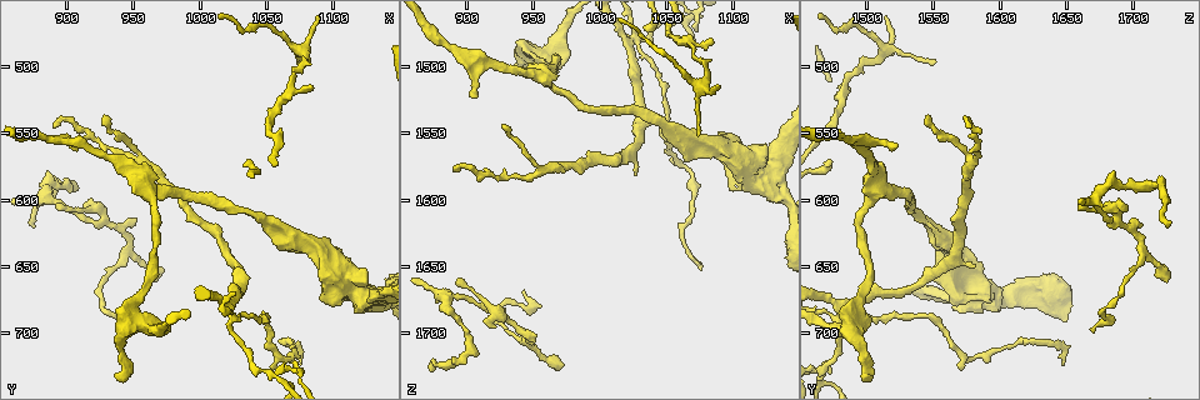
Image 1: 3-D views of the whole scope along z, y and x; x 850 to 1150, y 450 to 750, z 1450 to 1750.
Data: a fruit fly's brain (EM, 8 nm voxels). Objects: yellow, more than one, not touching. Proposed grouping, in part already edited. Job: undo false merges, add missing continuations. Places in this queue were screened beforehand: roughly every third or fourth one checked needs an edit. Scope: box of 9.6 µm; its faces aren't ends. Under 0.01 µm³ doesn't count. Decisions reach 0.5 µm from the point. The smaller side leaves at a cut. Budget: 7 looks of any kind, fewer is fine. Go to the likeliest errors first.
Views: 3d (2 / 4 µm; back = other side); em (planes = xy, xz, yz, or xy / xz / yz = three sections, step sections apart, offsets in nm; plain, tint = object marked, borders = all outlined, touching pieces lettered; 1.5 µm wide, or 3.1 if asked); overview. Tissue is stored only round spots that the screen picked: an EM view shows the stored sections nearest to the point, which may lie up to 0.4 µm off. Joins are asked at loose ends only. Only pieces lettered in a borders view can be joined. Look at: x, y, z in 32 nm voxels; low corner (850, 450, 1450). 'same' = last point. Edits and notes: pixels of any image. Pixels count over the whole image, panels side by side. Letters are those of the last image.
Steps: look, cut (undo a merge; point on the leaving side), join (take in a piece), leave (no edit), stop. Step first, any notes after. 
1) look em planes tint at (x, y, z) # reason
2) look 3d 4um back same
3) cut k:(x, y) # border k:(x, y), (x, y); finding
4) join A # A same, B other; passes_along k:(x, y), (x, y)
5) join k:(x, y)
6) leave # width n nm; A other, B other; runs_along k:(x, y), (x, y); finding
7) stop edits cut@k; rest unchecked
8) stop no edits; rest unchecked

look em planes borders at (1086, 514, 1478) # an open end

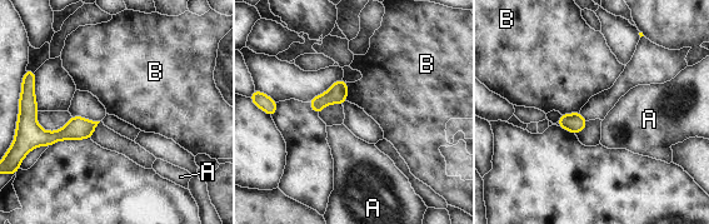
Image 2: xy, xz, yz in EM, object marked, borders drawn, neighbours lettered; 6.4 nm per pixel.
leave # longest_contact B 130 nm; A other, B other; border 2:(344, 81), (348, 88), (346, 100); no lettered piece goes on from it

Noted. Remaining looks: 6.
look 3d 2um at (954, 678, 1494) # abrupt turn

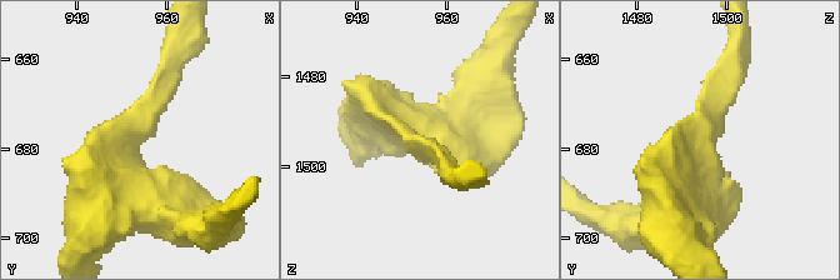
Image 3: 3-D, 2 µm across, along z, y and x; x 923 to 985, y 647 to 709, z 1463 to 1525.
look em planes tint at (952, 678, 1496) # arms 3; arm_widths 190, 300, 360 nm; need the tissue

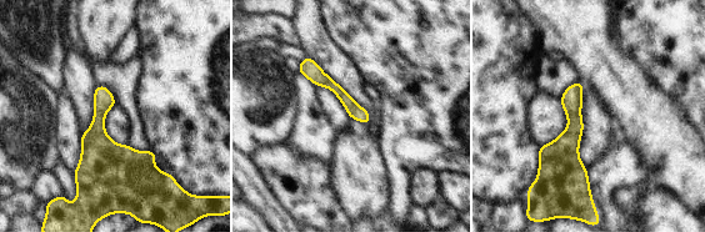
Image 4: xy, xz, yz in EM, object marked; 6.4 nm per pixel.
look em planes borders same # what lies round it

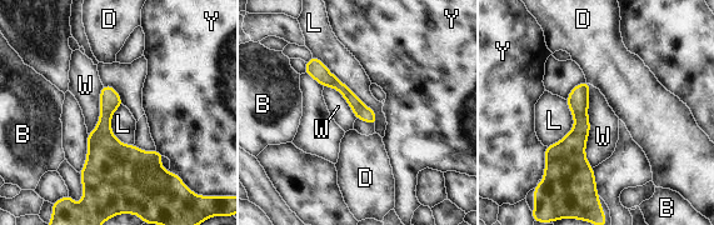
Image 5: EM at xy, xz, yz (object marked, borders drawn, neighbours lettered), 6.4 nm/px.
leave # B other, D other, L other, W other, Y other; runs_along 5:(585, 85), (577, 171), (593, 188); all the same neuron

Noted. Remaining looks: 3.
look 3d 4um at (890, 544, 1574) # free end

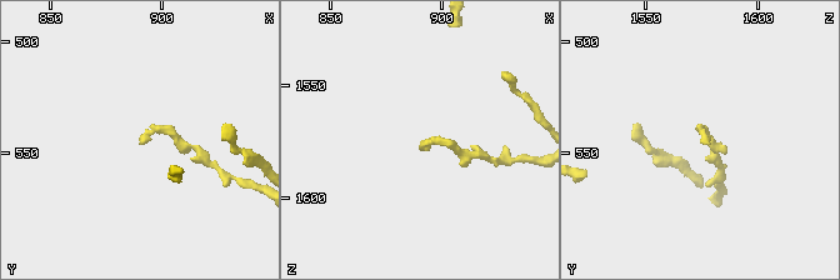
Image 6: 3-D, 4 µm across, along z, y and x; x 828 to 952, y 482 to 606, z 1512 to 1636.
look em planes borders at (891, 545, 1574)

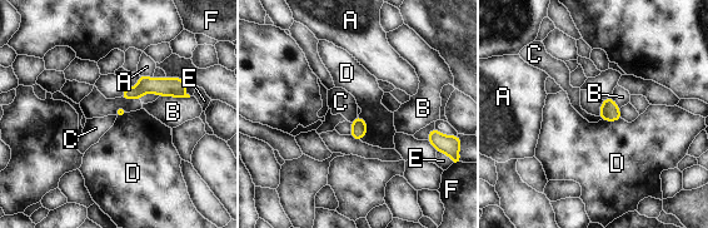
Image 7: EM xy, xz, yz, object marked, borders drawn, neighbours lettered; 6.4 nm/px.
leave # A other, B other, C other, D other, E other, F other; border 7:(358, 115), (367, 127), (359, 139); no lettered piece goes on from it

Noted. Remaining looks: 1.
stop no edits; rest unchecked

